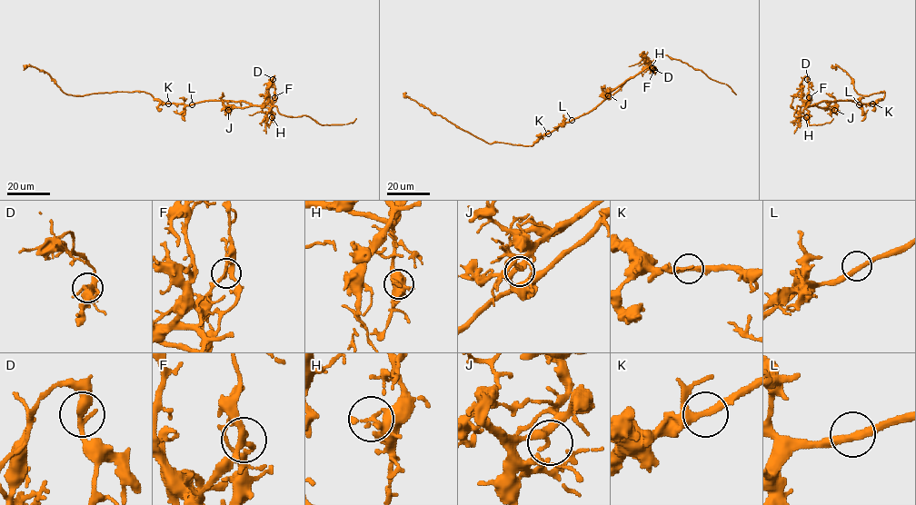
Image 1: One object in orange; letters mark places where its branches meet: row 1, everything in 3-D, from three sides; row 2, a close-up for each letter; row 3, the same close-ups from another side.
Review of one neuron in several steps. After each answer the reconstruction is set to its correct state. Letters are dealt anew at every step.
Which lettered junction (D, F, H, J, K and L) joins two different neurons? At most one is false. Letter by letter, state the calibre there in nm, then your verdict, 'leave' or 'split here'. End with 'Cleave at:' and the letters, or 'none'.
D: 280 nm thick; leave
F: 220 nm thick; split here
H: 240 nm thick; leave
J: 280 nm thick; leave
K: 260 nm thick; leave
L: 320 nm thick; leave
Cleave at: F

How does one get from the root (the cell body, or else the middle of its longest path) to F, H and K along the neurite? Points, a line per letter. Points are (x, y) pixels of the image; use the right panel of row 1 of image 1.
F: (859, 104), (852, 101), (833, 101), (808, 105), (804, 102), (810, 96)
H: (859, 104), (852, 101), (821, 101), (805, 108), (809, 113), (806, 117)
K: (859, 104), (872, 103)

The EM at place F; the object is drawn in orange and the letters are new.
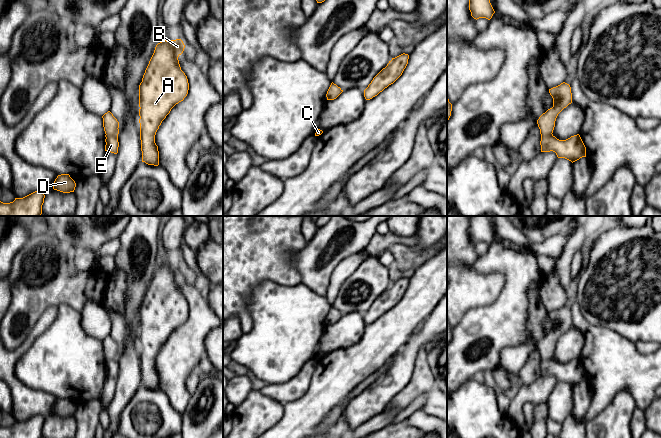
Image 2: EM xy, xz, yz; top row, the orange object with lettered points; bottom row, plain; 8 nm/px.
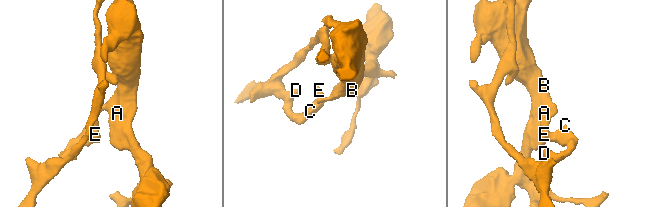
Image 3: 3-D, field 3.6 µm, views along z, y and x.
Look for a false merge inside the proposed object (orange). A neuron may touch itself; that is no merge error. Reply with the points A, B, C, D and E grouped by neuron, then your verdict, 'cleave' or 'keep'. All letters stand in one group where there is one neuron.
A B / C D E | cleave

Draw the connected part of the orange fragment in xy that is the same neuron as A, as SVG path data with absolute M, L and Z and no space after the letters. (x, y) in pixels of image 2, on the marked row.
M181 39L158 43L139 85L142 162L148 165L159 165L156 132L171 109L188 94L188 79L178 60L184 48Z

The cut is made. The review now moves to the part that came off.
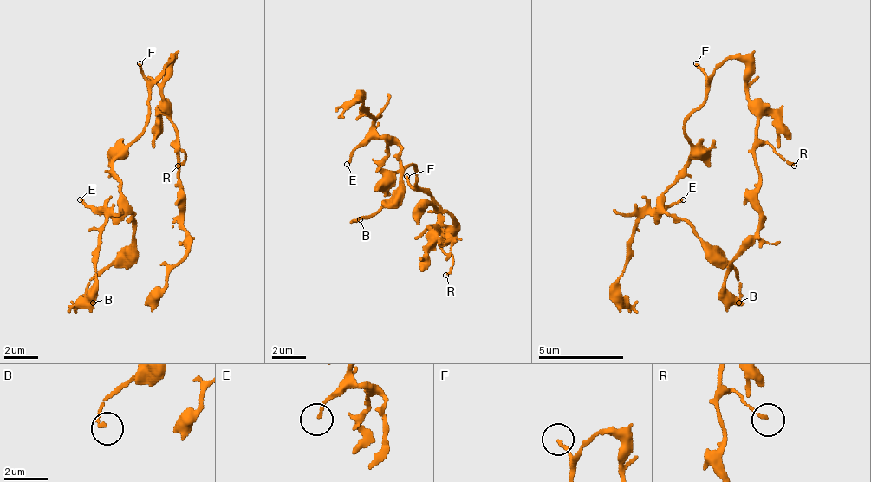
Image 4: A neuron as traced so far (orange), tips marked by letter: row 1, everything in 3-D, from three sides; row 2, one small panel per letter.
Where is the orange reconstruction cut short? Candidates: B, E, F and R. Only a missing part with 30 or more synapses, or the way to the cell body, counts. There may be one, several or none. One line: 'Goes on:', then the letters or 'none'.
Goes on: F

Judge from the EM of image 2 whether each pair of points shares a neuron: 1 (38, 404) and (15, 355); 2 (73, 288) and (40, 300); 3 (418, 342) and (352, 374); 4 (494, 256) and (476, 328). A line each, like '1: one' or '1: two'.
1: one
2: one
3: two
4: one

